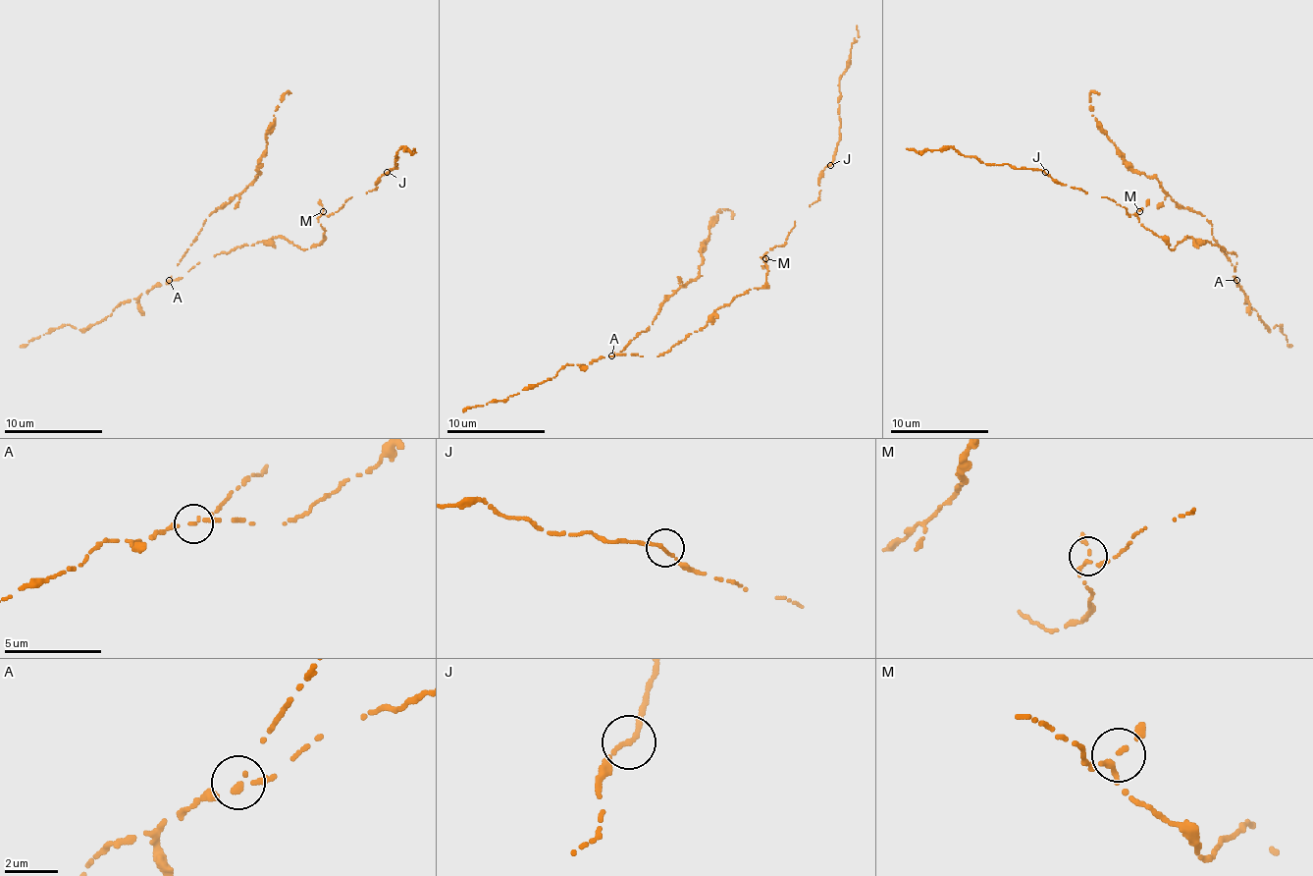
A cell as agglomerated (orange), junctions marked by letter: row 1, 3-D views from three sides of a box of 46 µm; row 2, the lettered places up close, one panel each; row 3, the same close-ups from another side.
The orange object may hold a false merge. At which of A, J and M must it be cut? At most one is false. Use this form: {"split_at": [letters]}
{"split_at": ["A"]}

